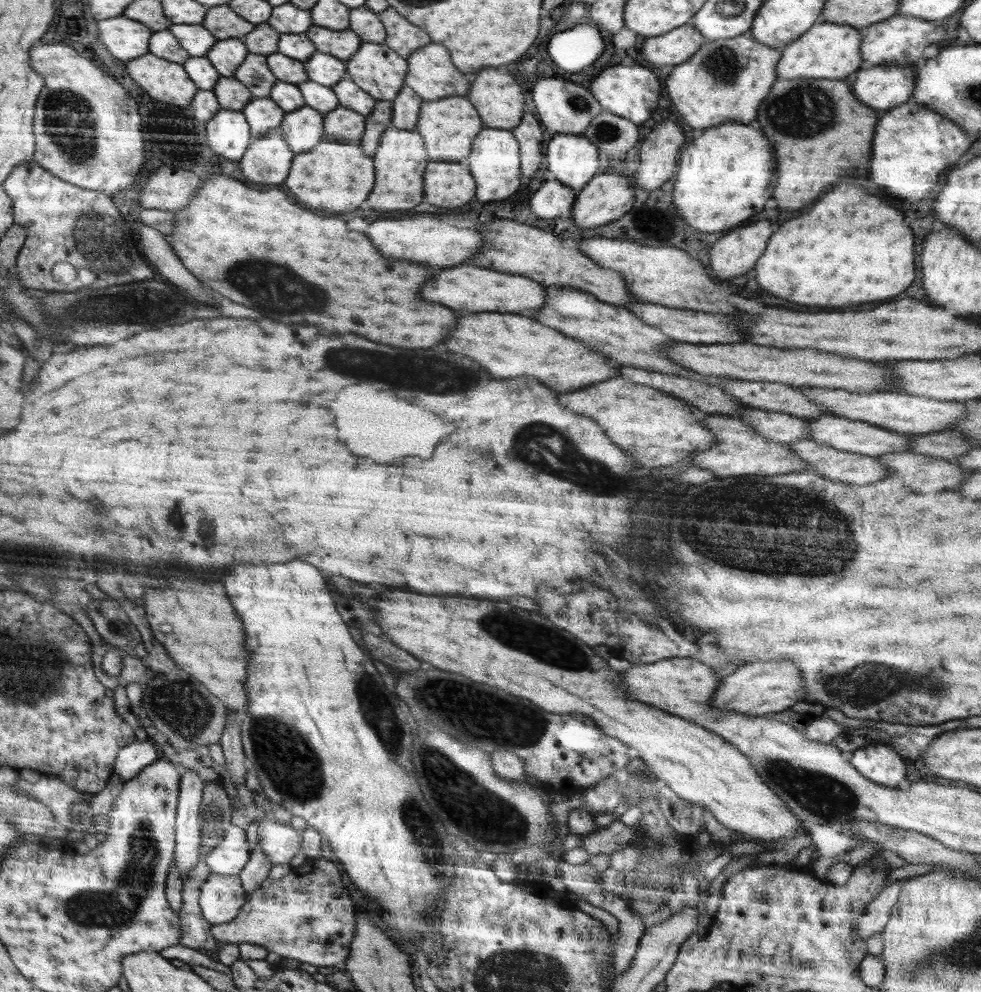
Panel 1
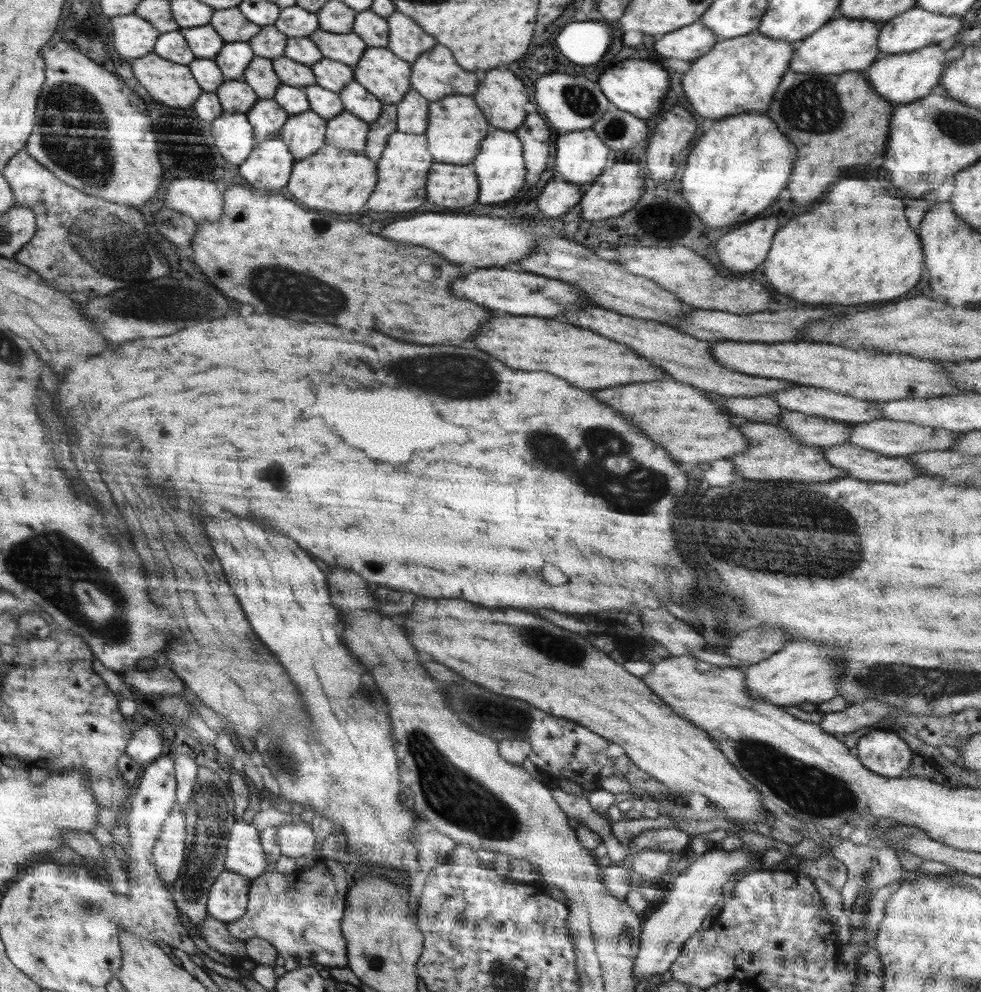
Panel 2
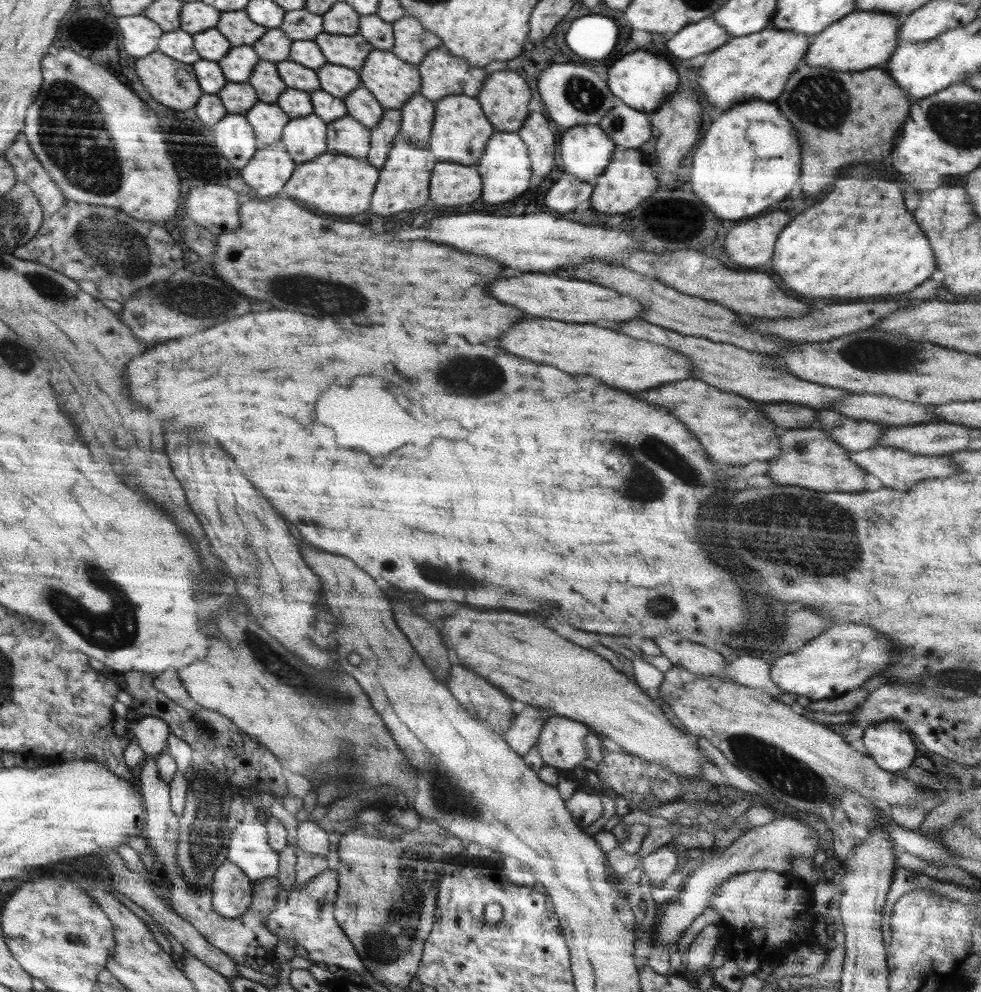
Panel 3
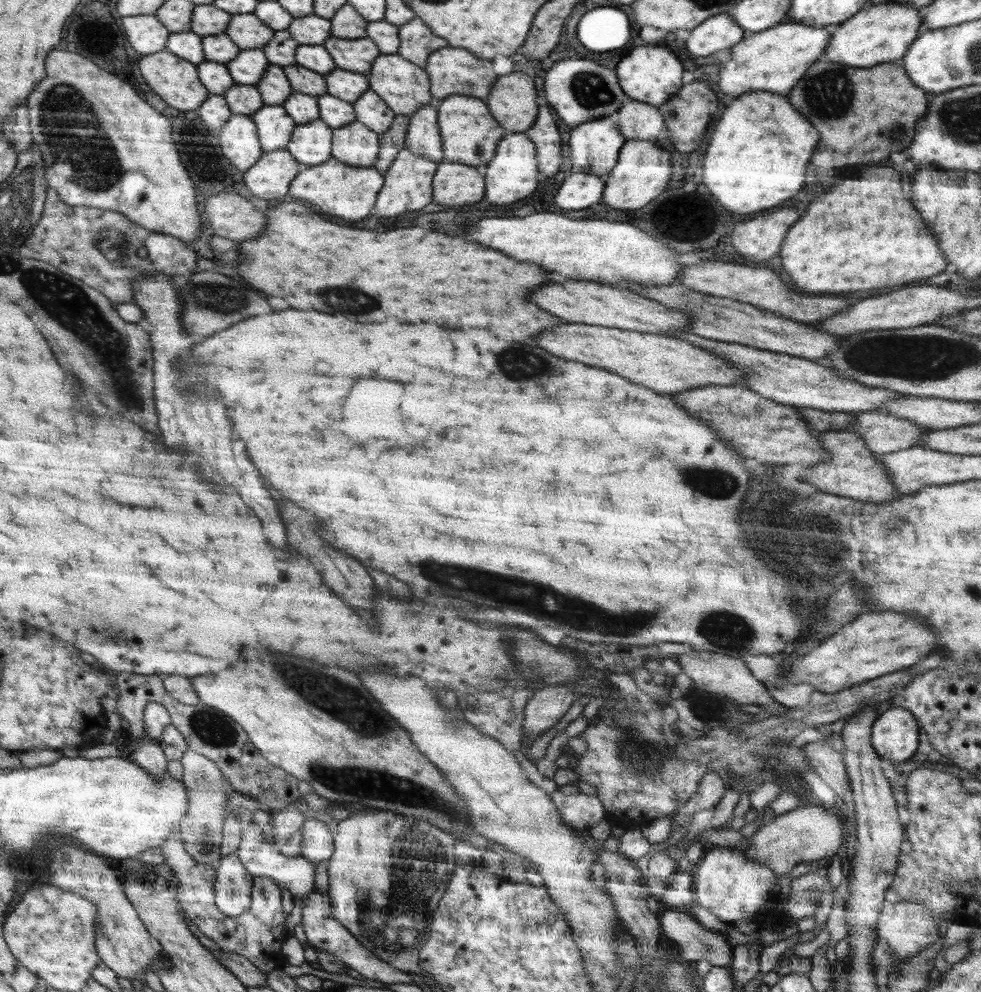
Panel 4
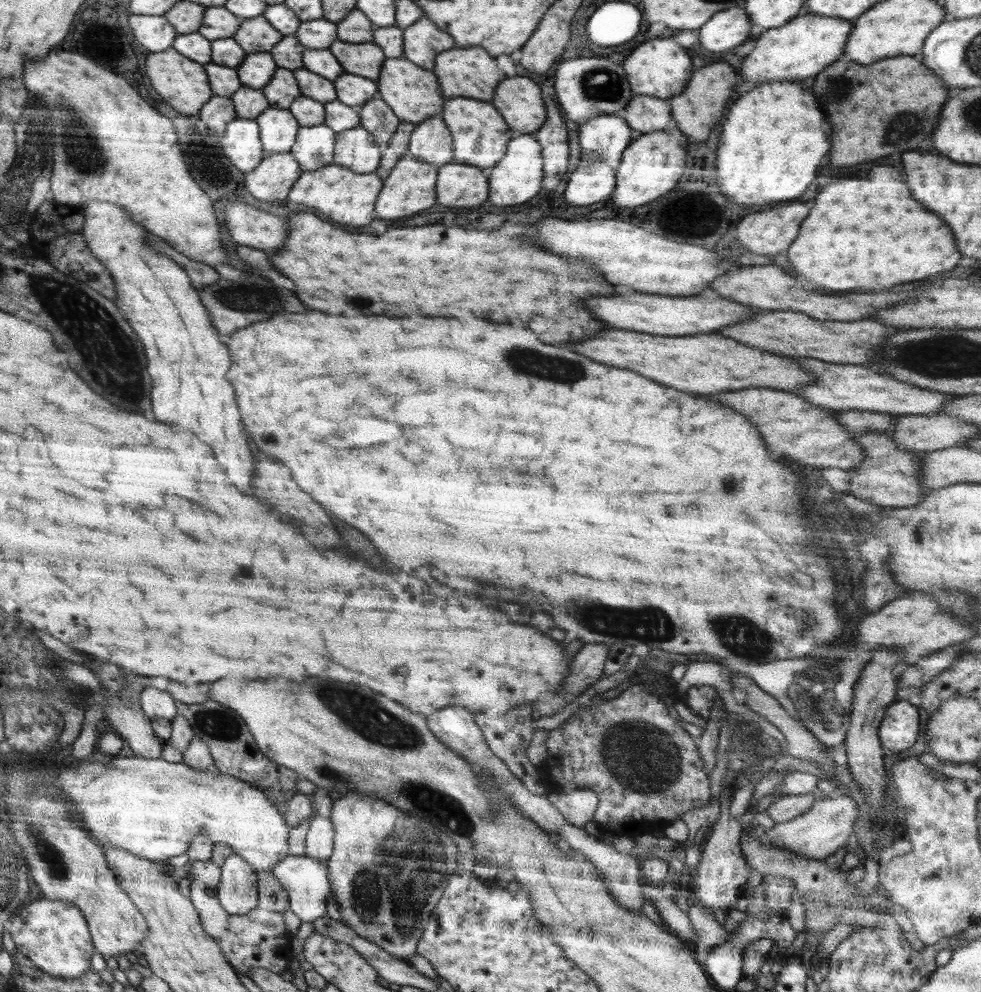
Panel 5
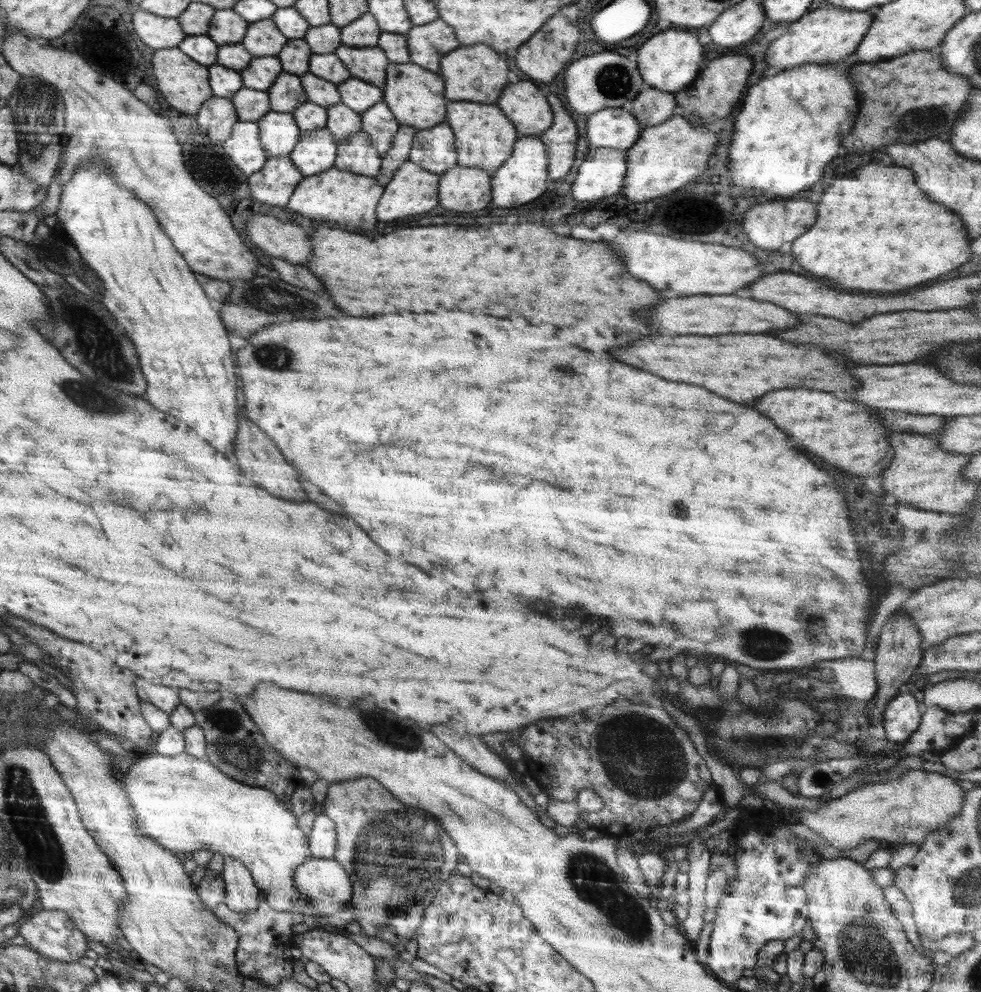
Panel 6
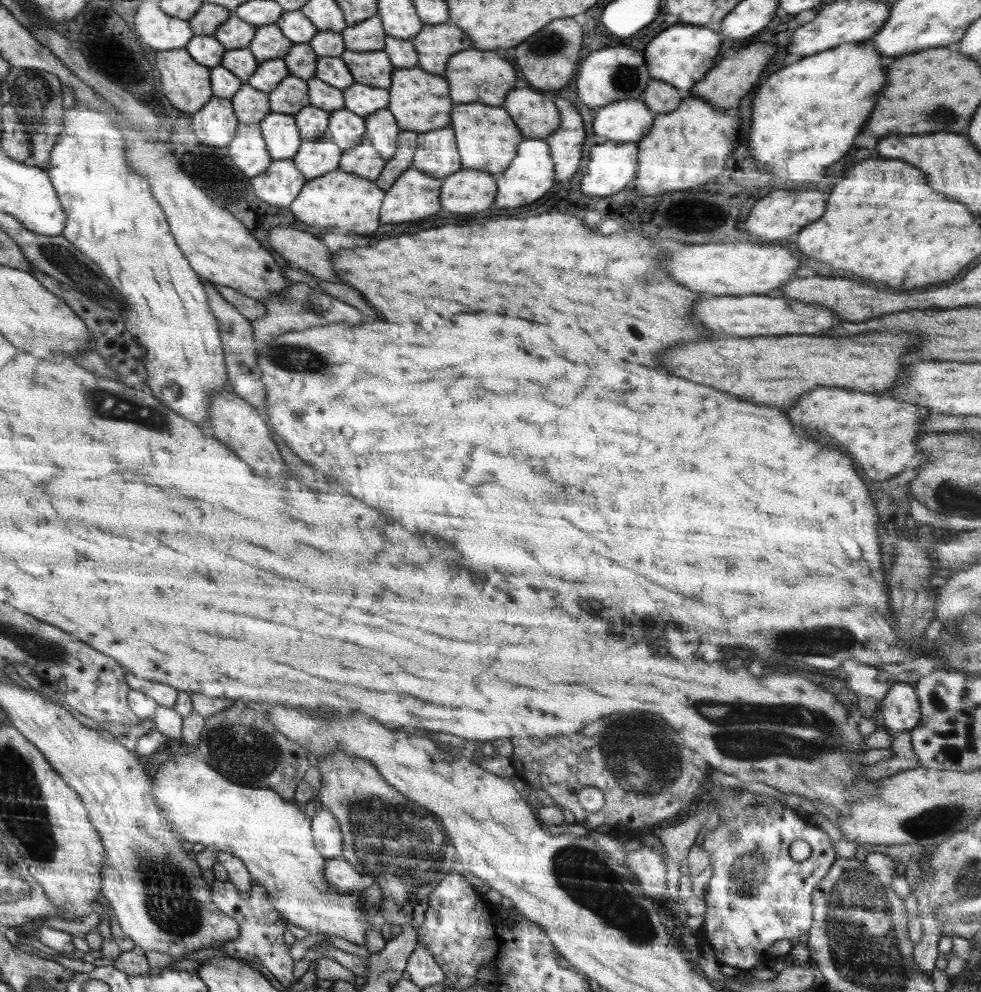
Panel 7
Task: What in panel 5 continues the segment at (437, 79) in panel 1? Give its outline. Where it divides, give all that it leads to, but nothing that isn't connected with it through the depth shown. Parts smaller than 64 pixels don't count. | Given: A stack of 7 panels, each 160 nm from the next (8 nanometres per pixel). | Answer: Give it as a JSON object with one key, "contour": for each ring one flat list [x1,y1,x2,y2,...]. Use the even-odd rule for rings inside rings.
{"contour":[[456,48,440,54,434,68,436,76,440,76,440,84,444,84,444,96,456,98,476,98,476,100,492,100,494,90,500,80,504,80,504,72,496,66,496,60,482,48]]}

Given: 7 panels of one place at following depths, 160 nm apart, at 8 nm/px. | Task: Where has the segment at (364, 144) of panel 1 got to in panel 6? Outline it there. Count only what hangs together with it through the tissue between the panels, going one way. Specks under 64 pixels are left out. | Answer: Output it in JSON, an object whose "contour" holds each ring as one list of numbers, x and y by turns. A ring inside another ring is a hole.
{"contour":[[401,125,396,133,394,141,388,150,388,153,383,156,380,171,375,177,380,185,384,187,392,180,396,170,409,160,411,147,414,141,417,129,412,126]]}

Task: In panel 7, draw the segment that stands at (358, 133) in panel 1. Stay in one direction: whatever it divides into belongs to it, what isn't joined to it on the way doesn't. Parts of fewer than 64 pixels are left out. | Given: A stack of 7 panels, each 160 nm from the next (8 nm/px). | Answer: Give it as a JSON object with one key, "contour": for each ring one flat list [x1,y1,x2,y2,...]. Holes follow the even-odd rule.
{"contour":[[364,138,358,146,343,151,338,169,375,181,386,163,387,160,382,158,370,141]]}

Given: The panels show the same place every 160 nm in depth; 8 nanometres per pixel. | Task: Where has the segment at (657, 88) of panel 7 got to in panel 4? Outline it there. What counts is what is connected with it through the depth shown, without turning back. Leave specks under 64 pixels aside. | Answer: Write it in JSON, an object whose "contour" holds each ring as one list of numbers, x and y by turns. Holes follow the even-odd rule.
{"contour":[[628,99,613,115,619,131,628,141,656,141,656,135,666,128,660,109,649,104]]}

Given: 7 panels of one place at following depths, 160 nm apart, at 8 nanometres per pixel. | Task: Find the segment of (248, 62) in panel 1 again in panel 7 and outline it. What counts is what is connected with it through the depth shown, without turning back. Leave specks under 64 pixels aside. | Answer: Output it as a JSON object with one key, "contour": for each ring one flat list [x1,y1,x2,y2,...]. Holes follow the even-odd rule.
{"contour":[[288,75,277,87,269,92,271,112,294,115,310,105,307,81,294,75]]}

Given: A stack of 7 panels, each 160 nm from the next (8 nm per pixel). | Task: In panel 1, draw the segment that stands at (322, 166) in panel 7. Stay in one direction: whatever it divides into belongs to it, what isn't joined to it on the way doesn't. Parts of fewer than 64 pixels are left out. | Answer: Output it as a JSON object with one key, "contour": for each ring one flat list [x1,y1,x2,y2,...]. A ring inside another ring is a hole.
{"contour":[[304,105,284,115,280,130,295,155,312,151,326,137,326,116,315,108]]}

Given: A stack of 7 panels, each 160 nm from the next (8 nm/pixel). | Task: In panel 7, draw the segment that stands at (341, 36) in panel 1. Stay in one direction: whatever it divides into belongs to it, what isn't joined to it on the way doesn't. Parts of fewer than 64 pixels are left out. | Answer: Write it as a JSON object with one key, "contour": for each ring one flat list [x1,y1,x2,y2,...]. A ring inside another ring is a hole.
{"contour":[[345,50,340,58,350,69,355,82,376,88,389,89,391,87,394,65,386,51]]}

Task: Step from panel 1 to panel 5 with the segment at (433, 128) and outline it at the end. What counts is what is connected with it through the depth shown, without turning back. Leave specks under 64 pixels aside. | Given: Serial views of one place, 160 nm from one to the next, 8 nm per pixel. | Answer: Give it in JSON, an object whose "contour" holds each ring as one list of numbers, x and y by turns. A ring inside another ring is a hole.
{"contour":[[452,98,448,100,448,108,444,108,442,119,452,124,448,128,449,131,452,128,452,136,456,136,456,160,454,162,472,164,472,166,491,170,506,154,506,144,510,142,512,134,492,104,470,100,470,98]]}

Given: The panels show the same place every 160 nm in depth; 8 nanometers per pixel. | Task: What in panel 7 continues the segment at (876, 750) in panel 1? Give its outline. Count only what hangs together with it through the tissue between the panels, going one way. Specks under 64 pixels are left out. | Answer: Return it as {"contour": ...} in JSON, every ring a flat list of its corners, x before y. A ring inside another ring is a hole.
{"contour":[[897,683,888,690,884,700,879,702,878,712,882,722,894,735,911,730,920,720,919,698,913,685]]}

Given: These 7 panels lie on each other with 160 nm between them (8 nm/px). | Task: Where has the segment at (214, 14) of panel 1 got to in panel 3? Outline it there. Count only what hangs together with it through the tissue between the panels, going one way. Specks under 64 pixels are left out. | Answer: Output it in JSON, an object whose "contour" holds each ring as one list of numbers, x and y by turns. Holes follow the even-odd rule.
{"contour":[[245,9,223,12,224,18,219,19,216,28,223,33,232,46,252,45,267,34,268,28,256,24]]}

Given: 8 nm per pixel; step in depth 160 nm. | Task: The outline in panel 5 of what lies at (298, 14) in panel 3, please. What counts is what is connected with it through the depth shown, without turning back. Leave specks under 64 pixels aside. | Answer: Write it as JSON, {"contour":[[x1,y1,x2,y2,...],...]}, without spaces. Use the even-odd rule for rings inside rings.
{"contour":[[324,18,301,22,295,37,300,44,308,49,322,50,337,39,337,23,330,22]]}

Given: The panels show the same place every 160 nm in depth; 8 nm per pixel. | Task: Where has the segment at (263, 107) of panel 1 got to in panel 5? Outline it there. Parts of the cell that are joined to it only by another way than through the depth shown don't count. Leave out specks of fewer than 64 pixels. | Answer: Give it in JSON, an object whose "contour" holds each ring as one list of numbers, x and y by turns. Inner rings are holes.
{"contour":[[269,106,262,115,258,115,255,120,260,120,260,132,264,132,264,152,268,156,290,152,298,139,298,123,295,115,289,109]]}

